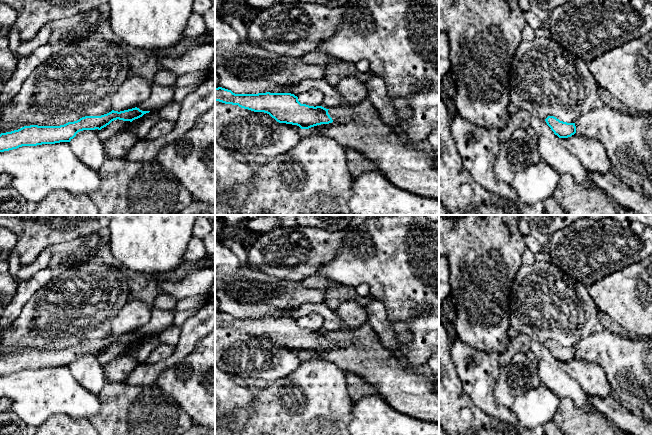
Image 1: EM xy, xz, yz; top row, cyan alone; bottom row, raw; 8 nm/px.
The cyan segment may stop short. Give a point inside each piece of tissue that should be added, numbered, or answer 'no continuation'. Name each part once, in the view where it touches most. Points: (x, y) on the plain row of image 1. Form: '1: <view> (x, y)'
no continuation

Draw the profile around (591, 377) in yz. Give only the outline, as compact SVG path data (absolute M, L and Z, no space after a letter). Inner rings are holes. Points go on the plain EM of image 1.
M576 356L571 361L559 362L558 367L574 379L587 395L601 399L611 395L606 373L598 364Z

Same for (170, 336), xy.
M173 324L159 333L158 337L160 339L160 343L175 346L179 341L180 335L181 327Z

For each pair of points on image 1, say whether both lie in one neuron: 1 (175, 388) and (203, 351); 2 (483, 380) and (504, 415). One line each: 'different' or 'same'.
1: same
2: same

